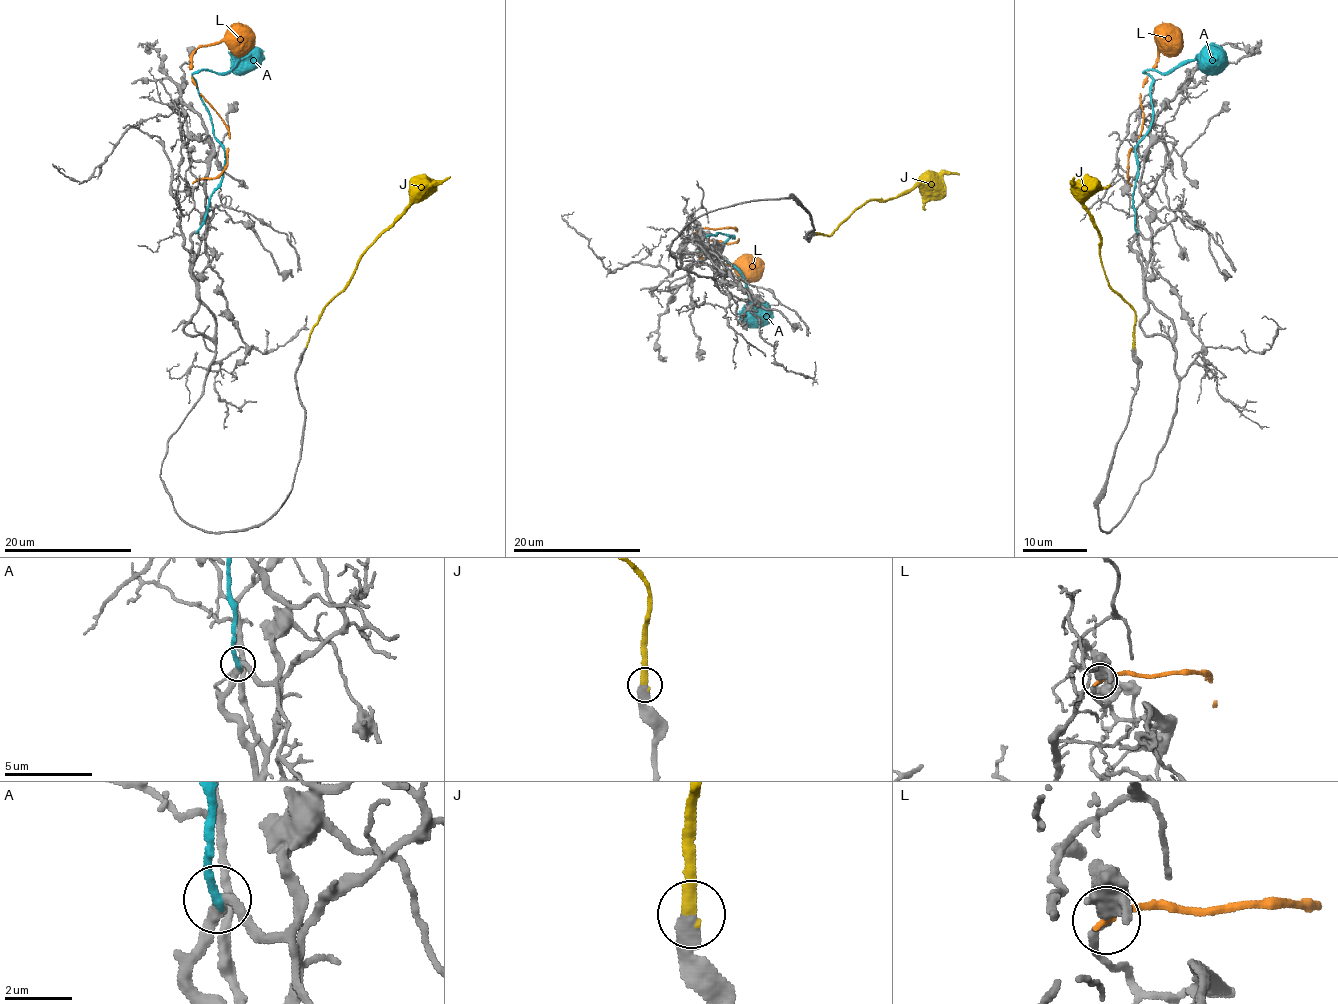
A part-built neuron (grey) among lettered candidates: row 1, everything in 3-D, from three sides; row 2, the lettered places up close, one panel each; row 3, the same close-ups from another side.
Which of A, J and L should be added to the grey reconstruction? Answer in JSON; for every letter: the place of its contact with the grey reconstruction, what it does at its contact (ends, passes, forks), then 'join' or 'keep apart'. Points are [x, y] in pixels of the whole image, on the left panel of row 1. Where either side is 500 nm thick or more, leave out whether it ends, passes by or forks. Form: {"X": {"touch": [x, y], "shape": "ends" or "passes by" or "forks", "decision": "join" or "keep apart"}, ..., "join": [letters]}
{"A": {"touch": [197, 231], "shape": "ends", "decision": "keep apart"}, "J": {"touch": [306, 348], "shape": "ends", "decision": "join"}, "L": {"touch": [187, 184], "shape": "ends", "decision": "keep apart"}, "join": ["J"]}

